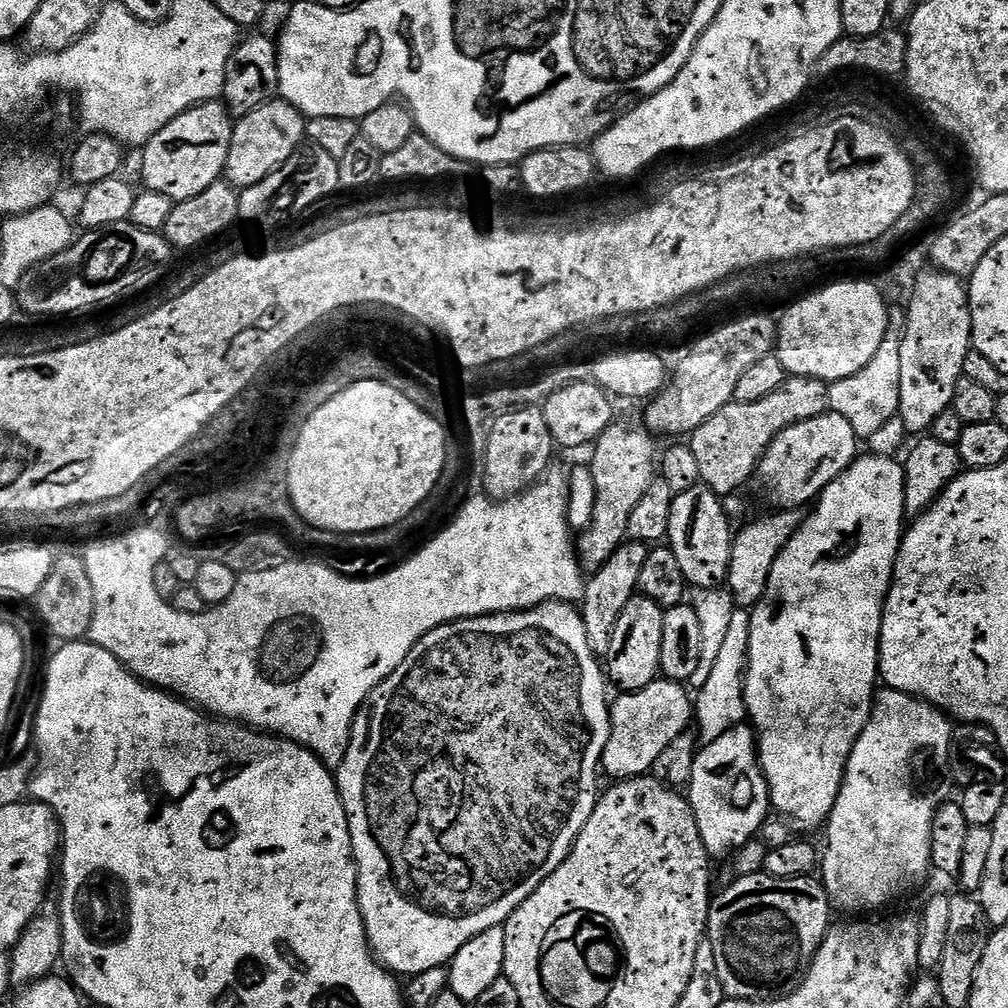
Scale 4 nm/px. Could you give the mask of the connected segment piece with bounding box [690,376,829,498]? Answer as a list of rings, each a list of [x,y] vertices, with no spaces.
[[[789,376],[774,390],[774,394],[762,398],[762,402],[733,402],[722,406],[714,418],[706,418],[698,430],[690,433],[690,443],[698,461],[700,483],[705,484],[718,497],[726,497],[741,490],[747,480],[751,481],[761,458],[770,442],[790,426],[818,418],[829,411],[829,381],[805,376]]]

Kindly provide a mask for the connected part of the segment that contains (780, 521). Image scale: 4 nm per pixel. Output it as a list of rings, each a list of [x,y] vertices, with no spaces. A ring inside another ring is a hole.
[[[780,510],[776,516],[764,516],[753,524],[735,533],[732,542],[732,557],[728,571],[727,589],[732,593],[737,605],[741,608],[753,609],[766,590],[766,582],[770,578],[770,570],[778,558],[778,554],[790,542],[790,538],[804,523],[805,513],[800,510]]]

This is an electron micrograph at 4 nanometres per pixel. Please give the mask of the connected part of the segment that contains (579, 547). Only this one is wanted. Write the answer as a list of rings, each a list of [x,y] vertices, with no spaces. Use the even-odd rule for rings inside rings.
[[[614,422],[591,449],[590,467],[594,474],[594,486],[598,490],[598,503],[594,506],[590,526],[579,533],[575,541],[576,555],[585,573],[597,572],[625,543],[630,514],[634,514],[634,506],[638,506],[642,494],[646,494],[646,486],[650,486],[658,472],[654,459],[657,455],[656,444],[652,440],[655,440],[653,433],[643,427],[631,428],[628,424]]]

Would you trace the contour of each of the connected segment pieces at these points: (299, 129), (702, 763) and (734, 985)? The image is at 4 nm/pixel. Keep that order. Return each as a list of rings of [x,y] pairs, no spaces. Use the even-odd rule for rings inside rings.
[[[279,98],[267,100],[262,106],[250,110],[250,114],[239,117],[232,125],[230,154],[226,154],[224,176],[227,183],[243,190],[262,182],[290,154],[294,154],[306,140],[306,117],[297,108]]]
[[[747,723],[726,730],[722,738],[704,744],[694,758],[694,774],[686,786],[686,799],[698,822],[698,834],[709,857],[735,853],[750,843],[768,817],[768,783],[760,769],[756,733]]]
[[[761,871],[734,880],[725,892],[717,891],[708,906],[706,938],[714,946],[724,995],[733,1000],[777,1000],[779,996],[789,996],[804,981],[814,954],[829,930],[828,891],[812,876],[774,878]]]

